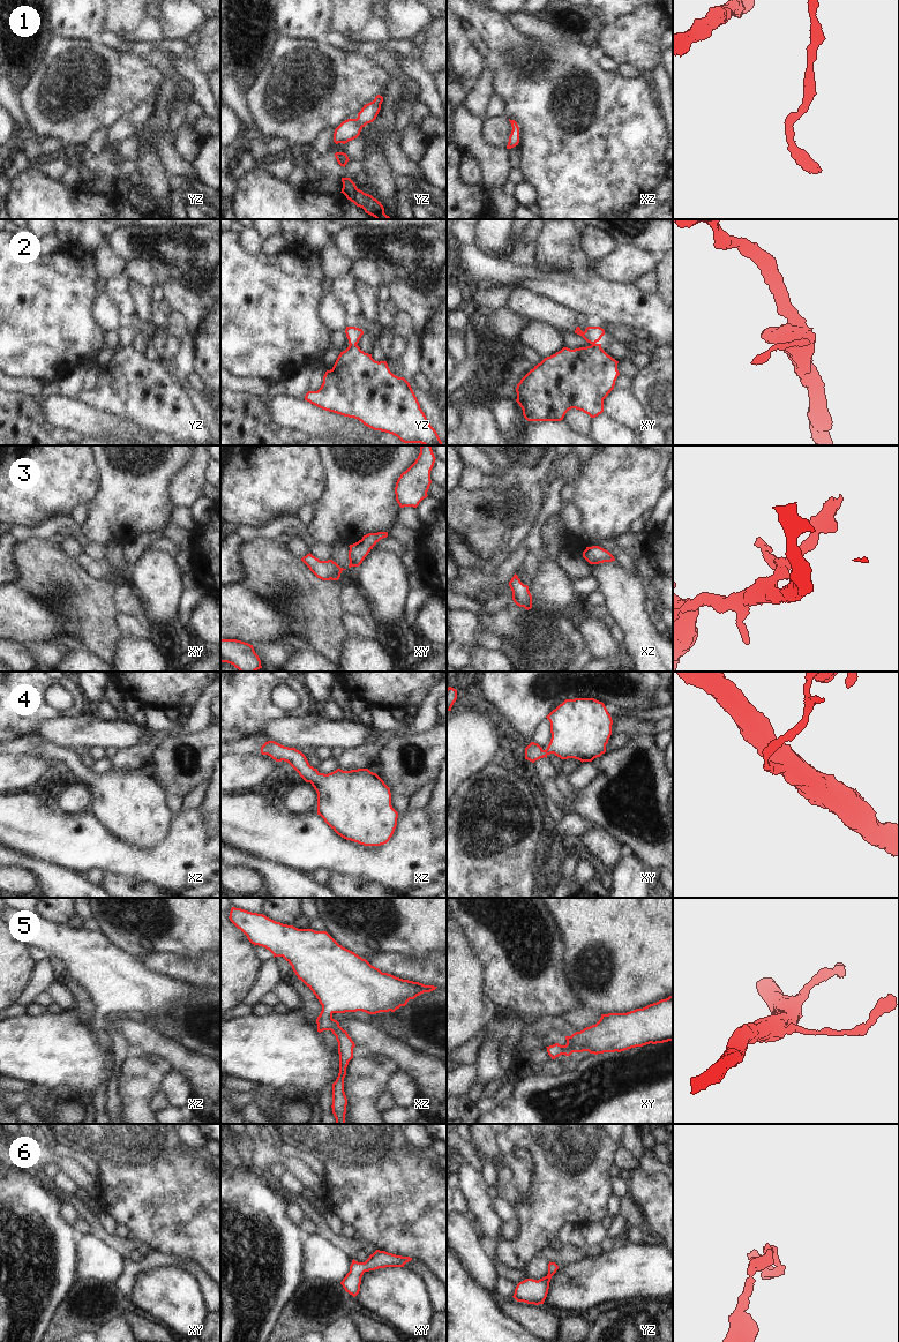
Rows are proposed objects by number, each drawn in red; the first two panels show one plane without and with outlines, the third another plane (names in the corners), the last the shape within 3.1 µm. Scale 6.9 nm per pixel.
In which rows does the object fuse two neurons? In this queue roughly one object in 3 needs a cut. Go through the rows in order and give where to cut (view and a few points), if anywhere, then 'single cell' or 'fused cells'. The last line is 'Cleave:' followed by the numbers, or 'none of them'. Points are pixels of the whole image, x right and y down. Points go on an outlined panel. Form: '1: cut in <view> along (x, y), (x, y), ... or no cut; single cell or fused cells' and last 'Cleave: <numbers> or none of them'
1: no cut; single cell
2: cut in yz along (350, 344), (356, 345); fused cells
3: no cut; single cell
4: no cut; single cell
5: no cut; single cell
6: no cut; single cell
Cleave: 2

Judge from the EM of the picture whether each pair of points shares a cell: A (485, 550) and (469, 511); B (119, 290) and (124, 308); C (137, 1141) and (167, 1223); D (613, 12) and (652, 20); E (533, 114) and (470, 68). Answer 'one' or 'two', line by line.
A: one
B: one
C: one
D: two
E: two

